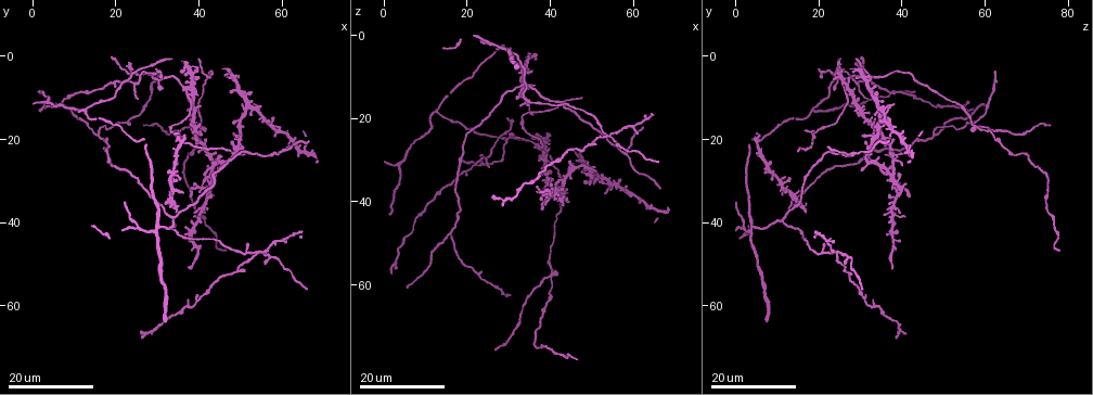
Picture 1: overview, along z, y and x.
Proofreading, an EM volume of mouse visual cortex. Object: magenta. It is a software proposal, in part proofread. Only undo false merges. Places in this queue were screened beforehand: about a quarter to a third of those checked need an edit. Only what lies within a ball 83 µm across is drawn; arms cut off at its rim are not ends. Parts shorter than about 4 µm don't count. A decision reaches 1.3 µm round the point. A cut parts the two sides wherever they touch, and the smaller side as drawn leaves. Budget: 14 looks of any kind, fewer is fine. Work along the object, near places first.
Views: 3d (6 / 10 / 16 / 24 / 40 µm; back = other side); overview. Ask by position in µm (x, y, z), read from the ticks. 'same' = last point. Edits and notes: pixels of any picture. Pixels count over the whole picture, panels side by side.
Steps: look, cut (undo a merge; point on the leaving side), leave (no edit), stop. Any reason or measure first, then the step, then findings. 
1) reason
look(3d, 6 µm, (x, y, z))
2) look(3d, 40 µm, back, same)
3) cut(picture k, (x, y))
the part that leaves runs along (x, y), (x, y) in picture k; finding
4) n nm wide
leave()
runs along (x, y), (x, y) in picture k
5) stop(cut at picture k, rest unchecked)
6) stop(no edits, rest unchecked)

three arms meet
look(3d, 24 µm, (34.0, 39.5, 11.5))

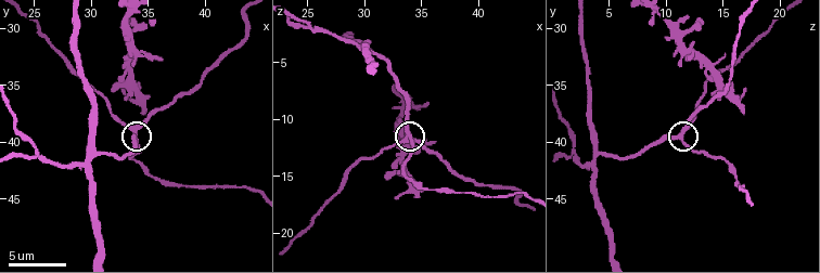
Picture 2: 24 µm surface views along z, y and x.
look(3d, 10 µm, (33.8, 39.6, 11.4))

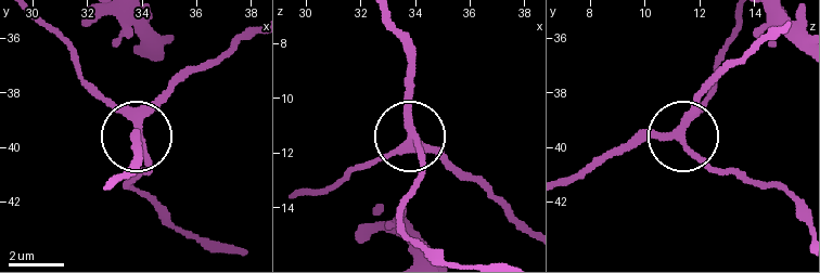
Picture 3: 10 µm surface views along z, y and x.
side arm 75 µm
leave()
runs along (384, 21), (409, 63), (409, 137), (419, 179) in picture 3; one cell here

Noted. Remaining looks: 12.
a fork
look(3d, 16 µm, (40.0, 17.0, 58.0))

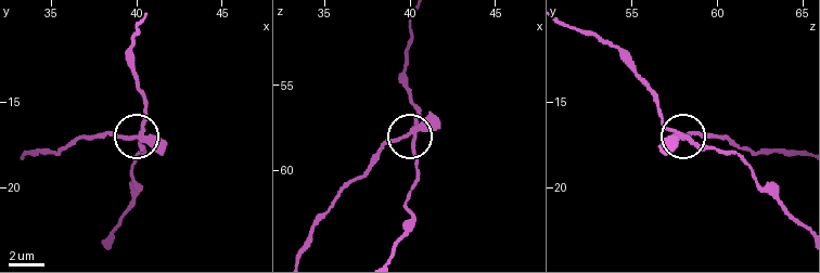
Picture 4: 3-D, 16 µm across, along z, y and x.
look(3d, 6 µm, (40.1, 17.1, 58.1))

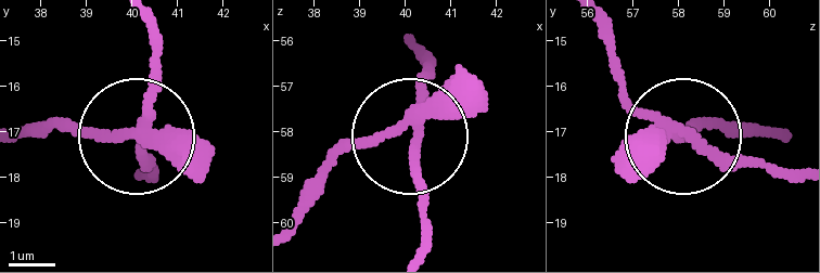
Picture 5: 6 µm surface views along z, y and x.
3 arms
cut(picture 5, (190, 177))
the part that leaves runs along (137, 132), (24, 132) in picture 5; two cells meet here

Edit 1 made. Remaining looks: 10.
look(3d, 16 µm, (15.5, 18.5, 47.5))

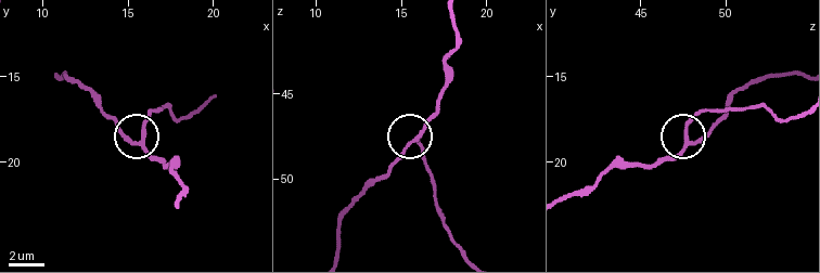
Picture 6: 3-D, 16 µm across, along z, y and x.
look(3d, 10 µm, (15.8, 19.0, 47.7))

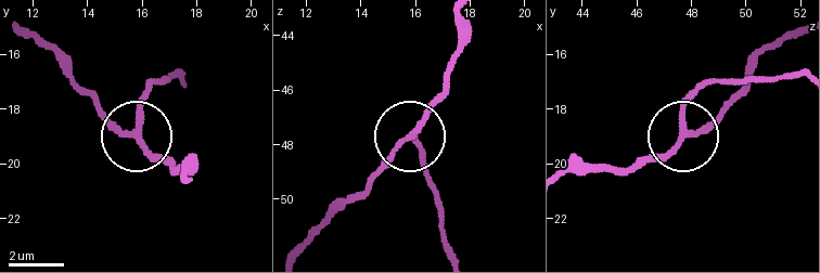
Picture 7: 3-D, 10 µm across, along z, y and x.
side arm 20 µm
leave()
runs along (568, 173), (611, 173), (653, 161), (741, 96) in picture 7; all the same cell

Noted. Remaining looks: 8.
look(3d, 16 µm, (41.0, 32.0, 38.5))

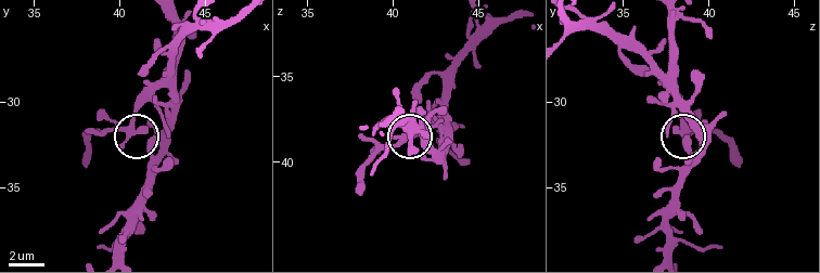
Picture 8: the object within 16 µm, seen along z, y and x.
look(3d, 6 µm, (41.0, 31.8, 38.3))

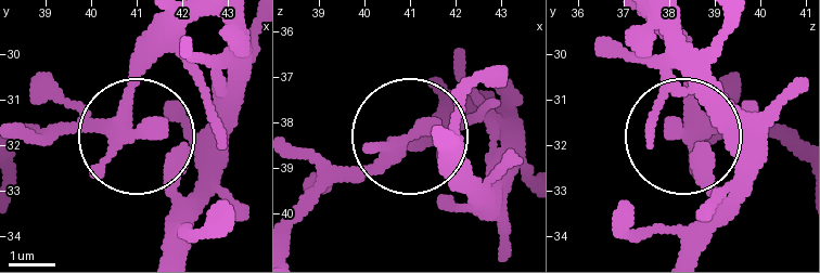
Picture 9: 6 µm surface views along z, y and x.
290 nm wide
leave()
continuous, no second cell

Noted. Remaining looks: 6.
four arms meet
look(3d, 16 µm, (53.5, 47.5, 24.5))

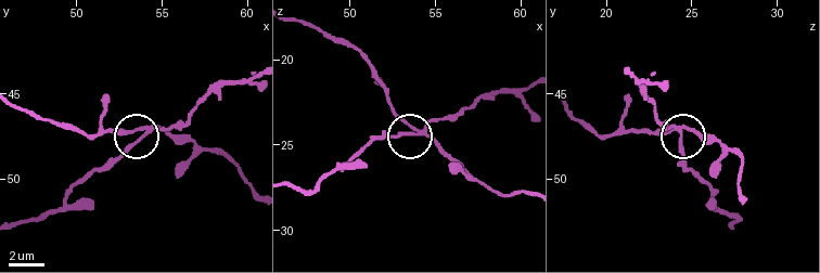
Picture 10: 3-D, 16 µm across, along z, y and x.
closer look
look(3d, 10 µm, (54.1, 47.3, 24.3))

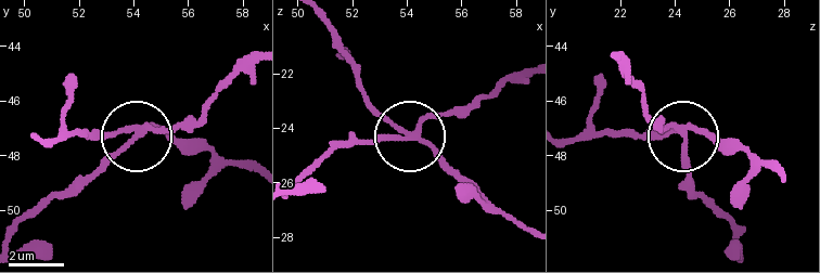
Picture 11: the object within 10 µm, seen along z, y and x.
200 nm wide
cut(picture 11, (107, 154))
the part that leaves runs along (139, 129), (92, 169), (43, 197), (17, 225) in picture 11; two cells meet here

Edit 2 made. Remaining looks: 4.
arms part here
look(3d, 10 µm, (29.2, 42.0, 3.4))

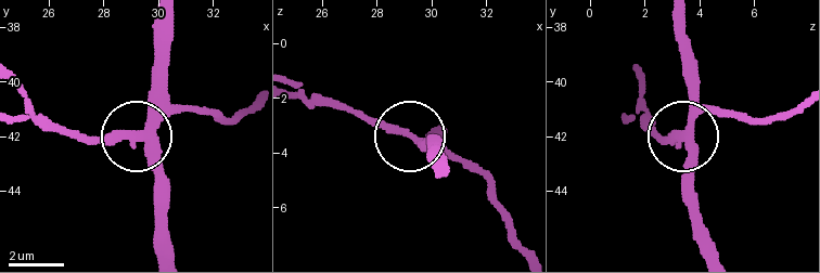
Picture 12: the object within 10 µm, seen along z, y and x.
3 arms
leave()
continuous, no second cell

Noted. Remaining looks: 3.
stop(cut at picture 5, cut at picture 11, rest unchecked)

